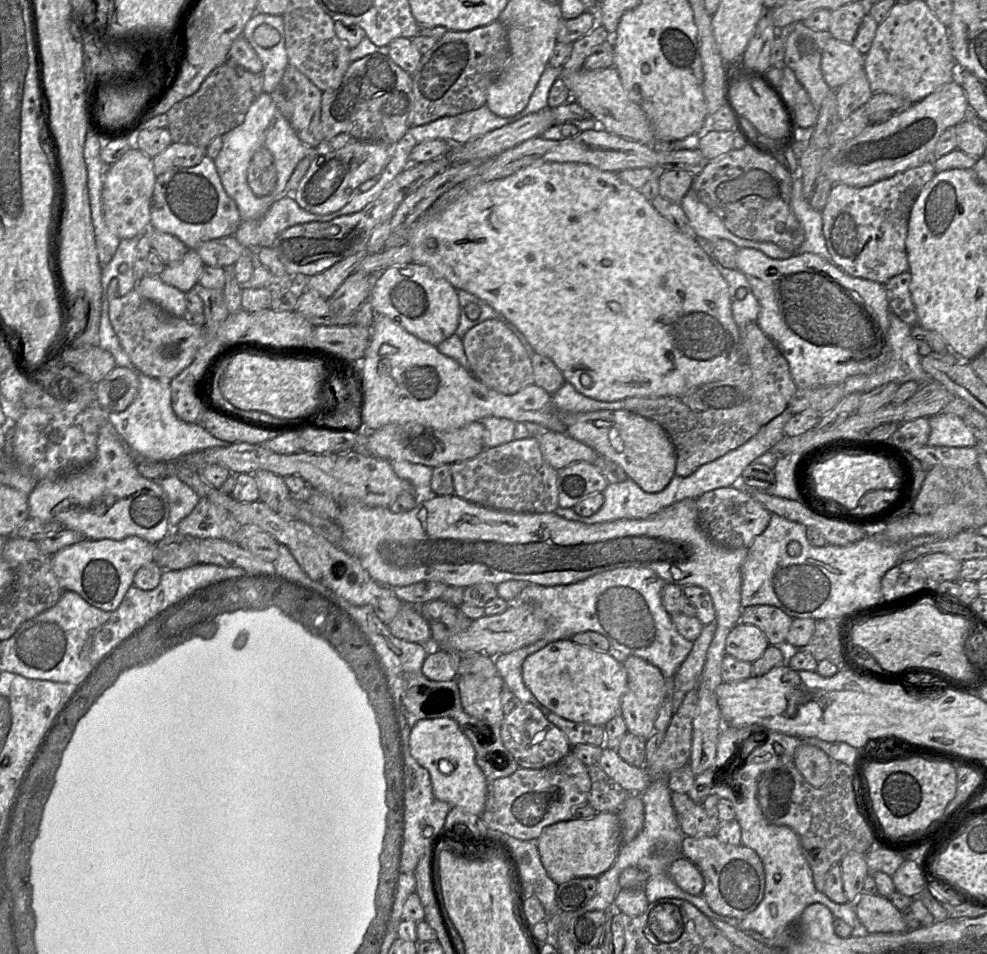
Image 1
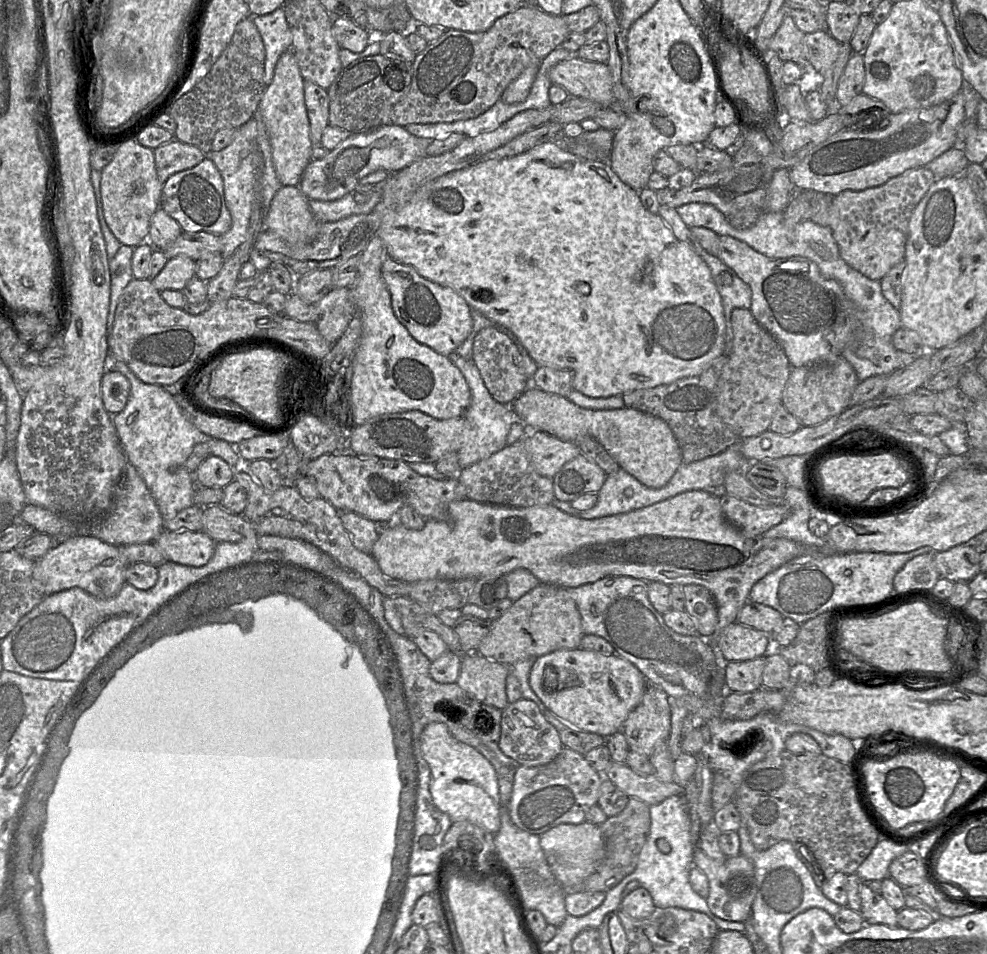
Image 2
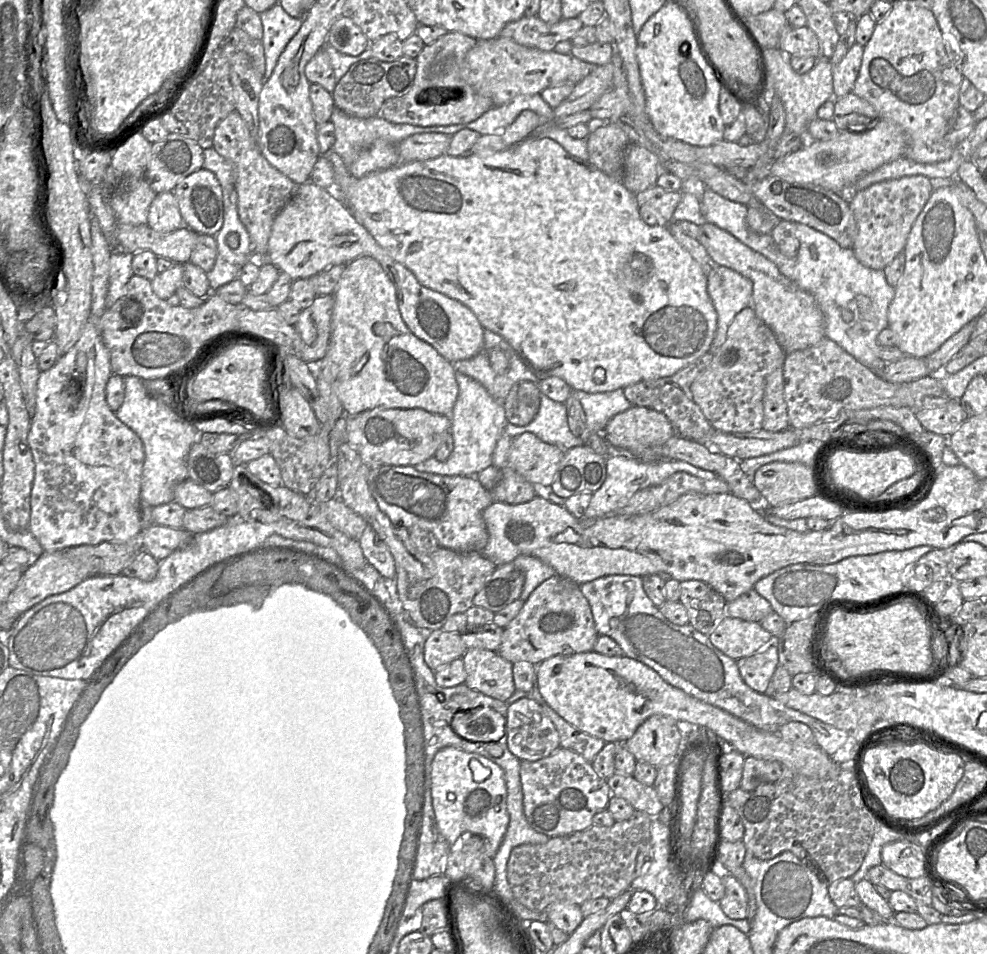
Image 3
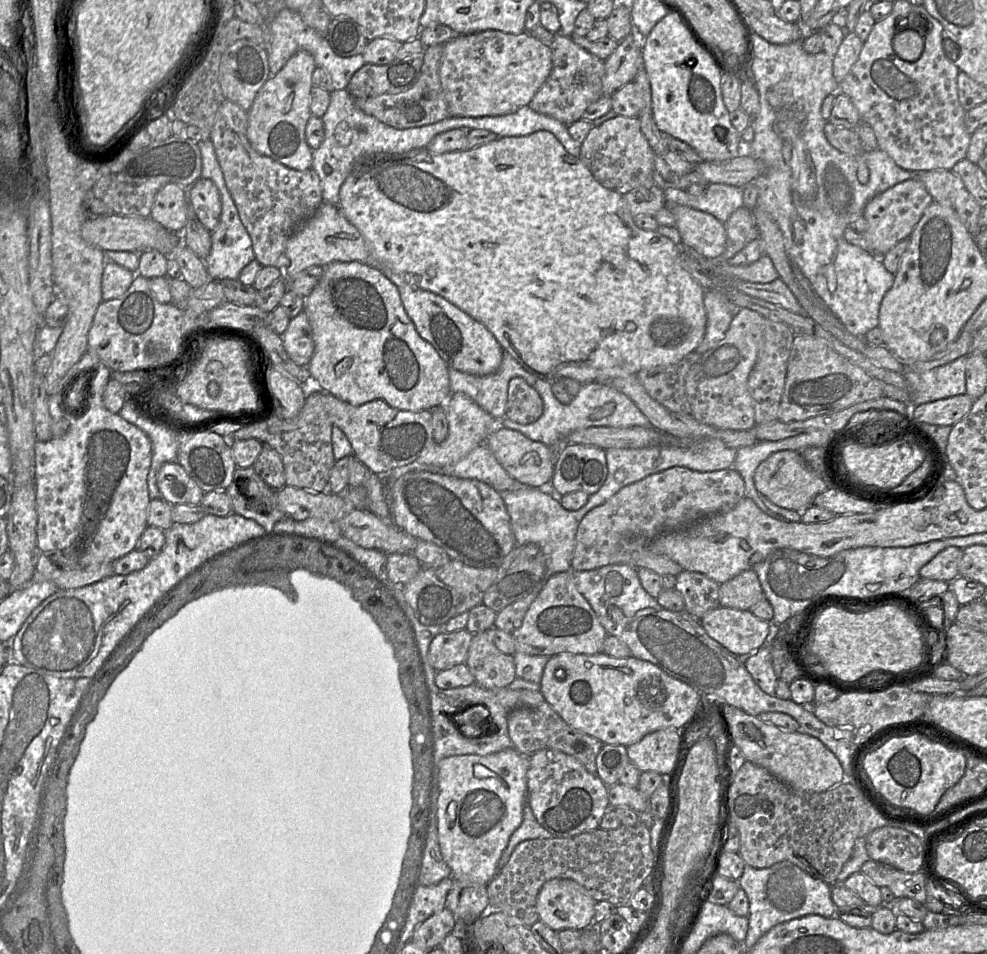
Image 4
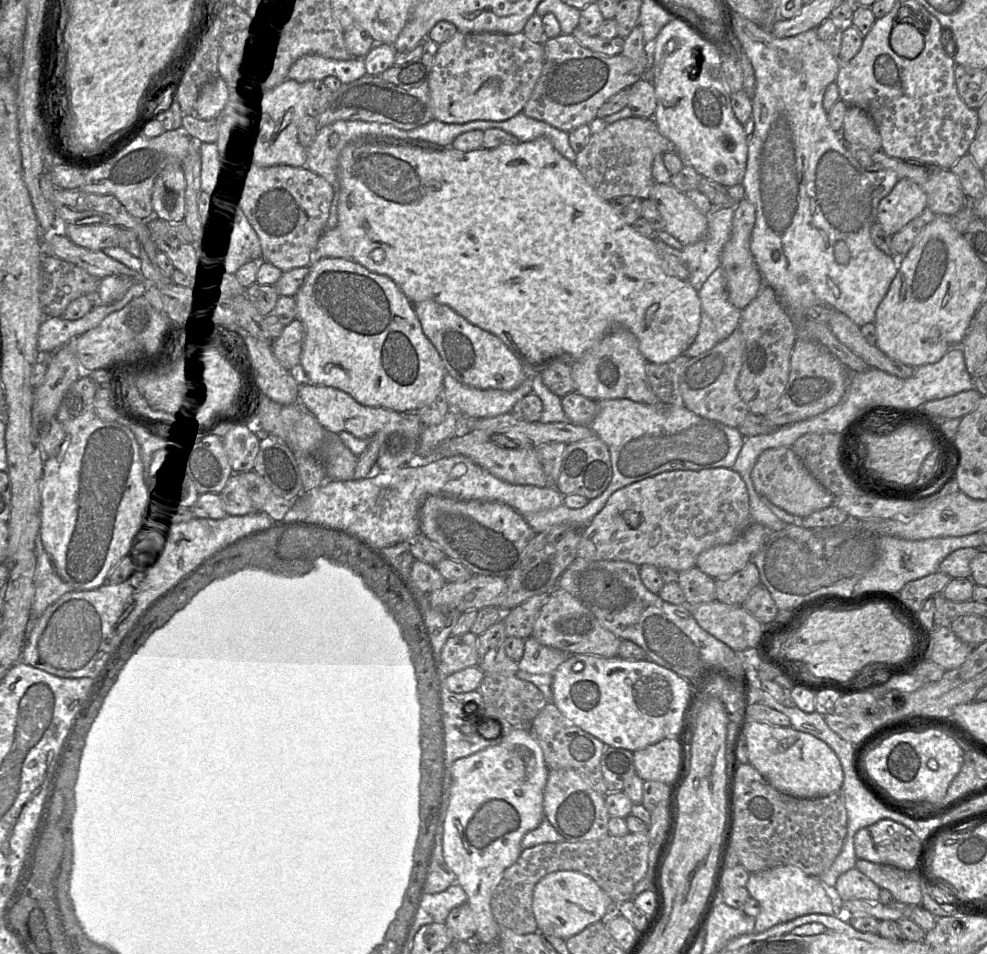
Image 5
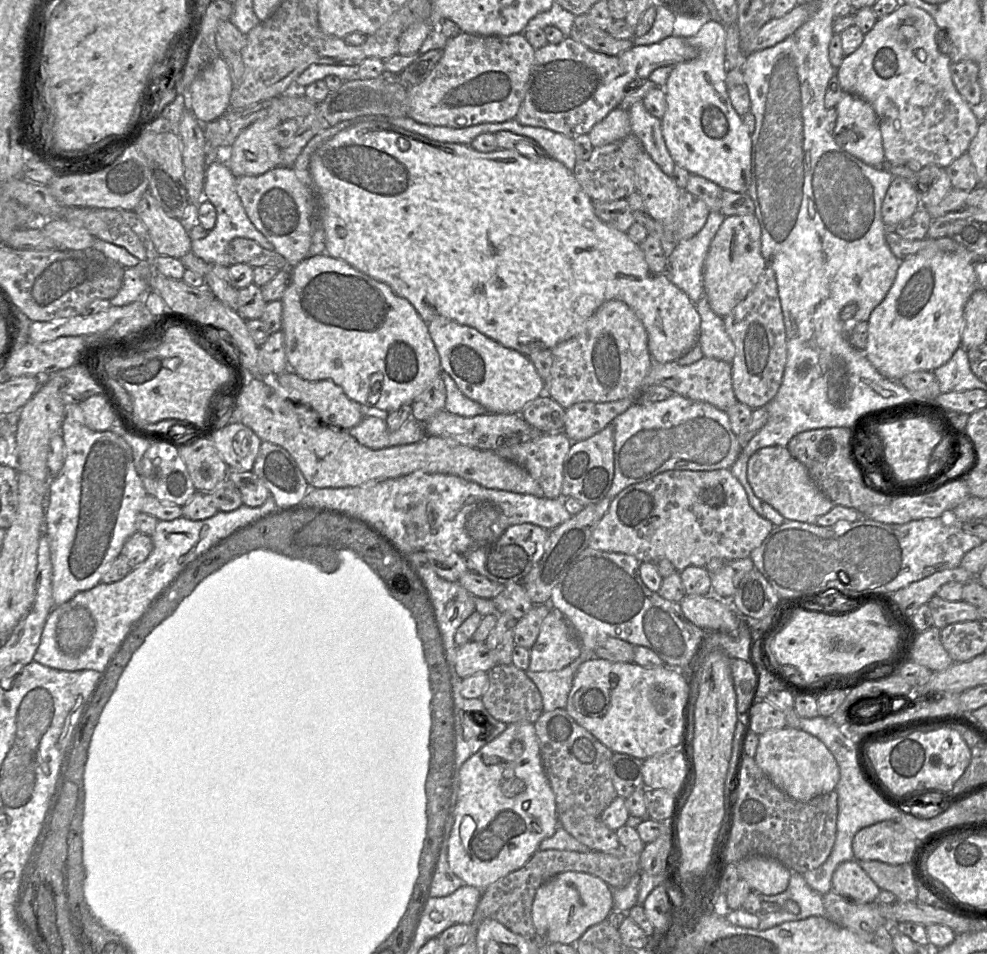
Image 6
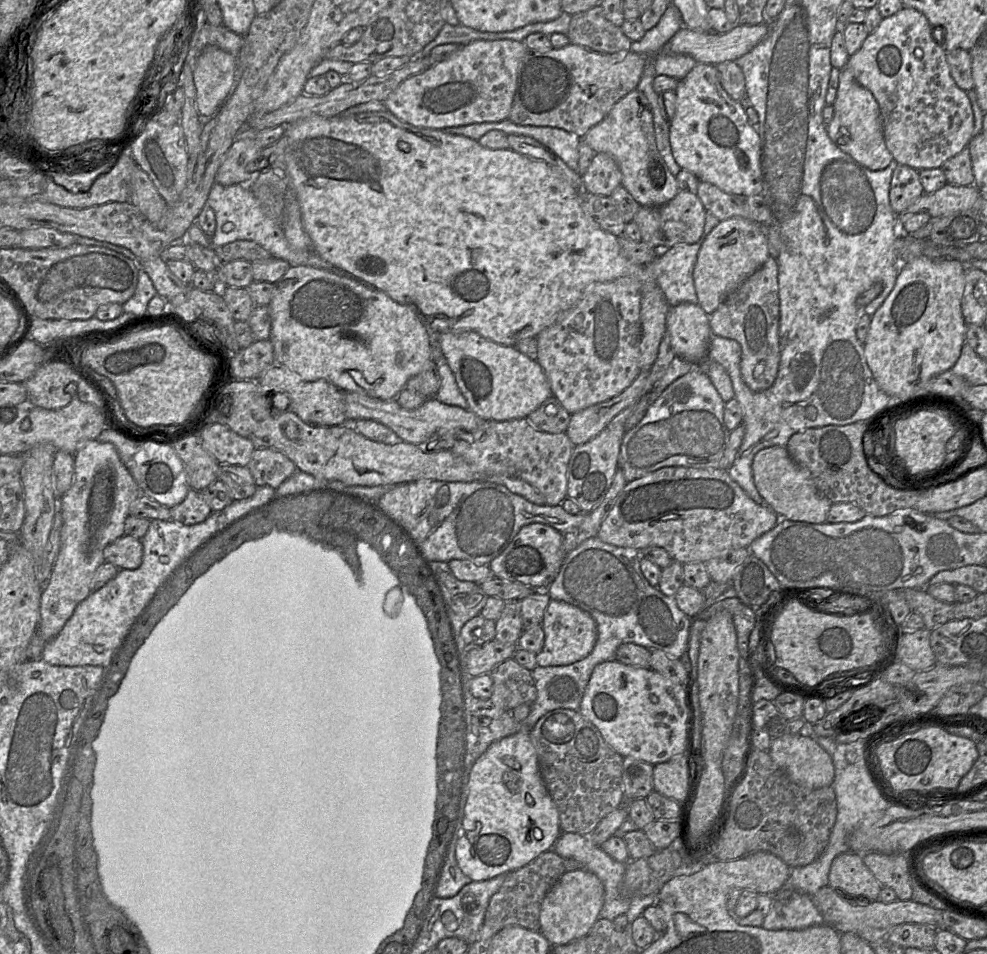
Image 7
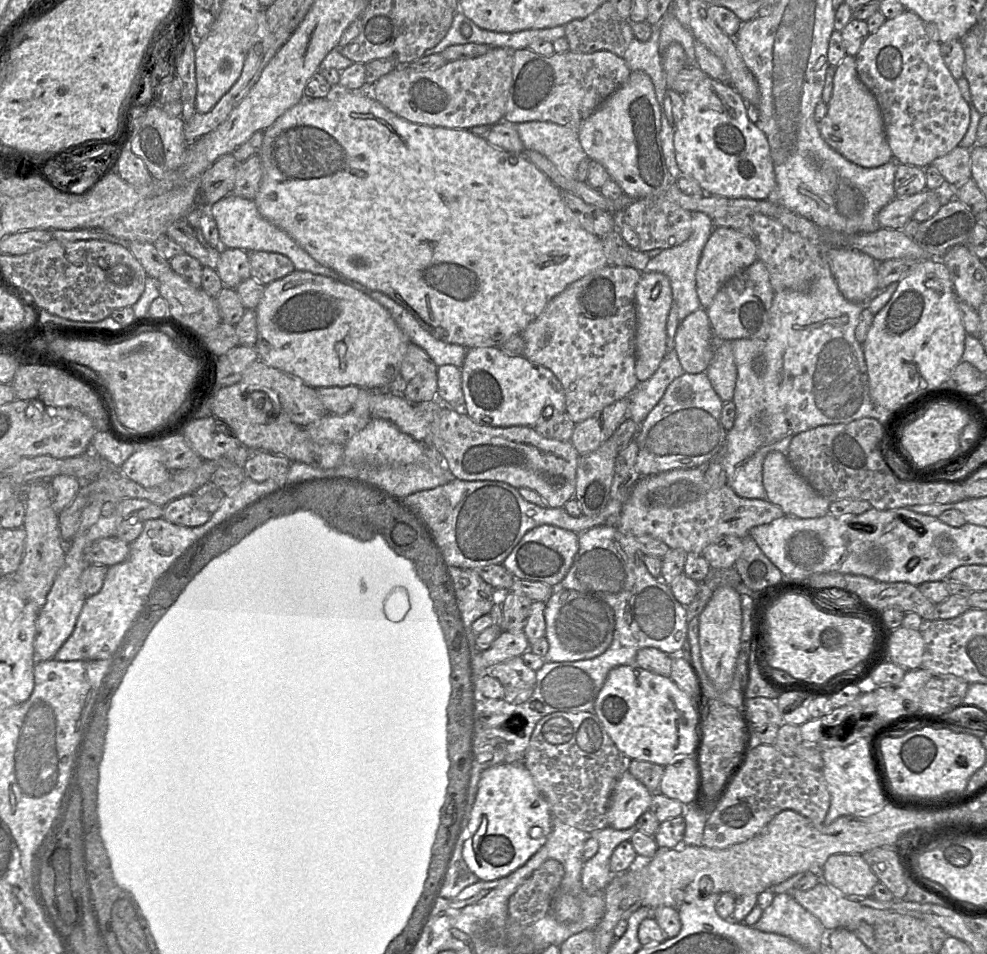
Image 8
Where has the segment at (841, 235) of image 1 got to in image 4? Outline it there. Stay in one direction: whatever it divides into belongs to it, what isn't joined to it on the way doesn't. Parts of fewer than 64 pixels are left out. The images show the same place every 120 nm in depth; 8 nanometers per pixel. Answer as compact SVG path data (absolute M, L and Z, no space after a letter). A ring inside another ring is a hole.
M919 179L903 181L873 197L866 204L862 215L867 221L867 239L872 246L872 252L882 258L898 242L908 239L925 209L933 201L926 186Z

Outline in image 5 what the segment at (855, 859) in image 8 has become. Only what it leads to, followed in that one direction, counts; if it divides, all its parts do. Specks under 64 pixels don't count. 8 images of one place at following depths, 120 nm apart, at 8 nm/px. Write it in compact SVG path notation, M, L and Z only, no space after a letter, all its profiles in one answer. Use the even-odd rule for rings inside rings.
M856 867L841 874L834 886L842 901L861 899L879 901L880 888Z

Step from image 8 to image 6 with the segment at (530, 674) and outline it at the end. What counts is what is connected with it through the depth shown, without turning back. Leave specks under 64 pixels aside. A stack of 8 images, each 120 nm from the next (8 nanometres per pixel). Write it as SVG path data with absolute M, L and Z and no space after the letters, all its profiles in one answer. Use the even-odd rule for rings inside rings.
M513 663L496 665L487 672L488 687L481 700L488 712L497 720L507 725L516 722L534 722L543 713L543 702L537 686L526 675L526 671L517 668Z

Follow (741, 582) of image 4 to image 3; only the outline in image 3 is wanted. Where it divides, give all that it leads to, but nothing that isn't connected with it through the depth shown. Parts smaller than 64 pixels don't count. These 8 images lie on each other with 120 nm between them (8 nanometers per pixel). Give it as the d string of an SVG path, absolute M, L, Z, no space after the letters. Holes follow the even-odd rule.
M754 588L726 603L727 616L748 622L760 622L772 611L770 603L760 596Z

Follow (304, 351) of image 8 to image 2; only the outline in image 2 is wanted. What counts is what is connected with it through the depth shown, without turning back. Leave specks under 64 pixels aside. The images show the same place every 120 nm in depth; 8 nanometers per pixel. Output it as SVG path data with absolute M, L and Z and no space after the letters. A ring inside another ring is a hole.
M374 236L366 249L359 255L360 262L356 282L350 287L355 305L355 315L361 319L362 334L359 347L353 359L353 375L350 388L344 395L344 422L362 425L368 420L393 413L403 413L411 410L420 411L438 420L462 417L471 401L469 386L453 362L430 347L417 342L396 318L391 295L382 278L382 262L386 250L382 240Z

